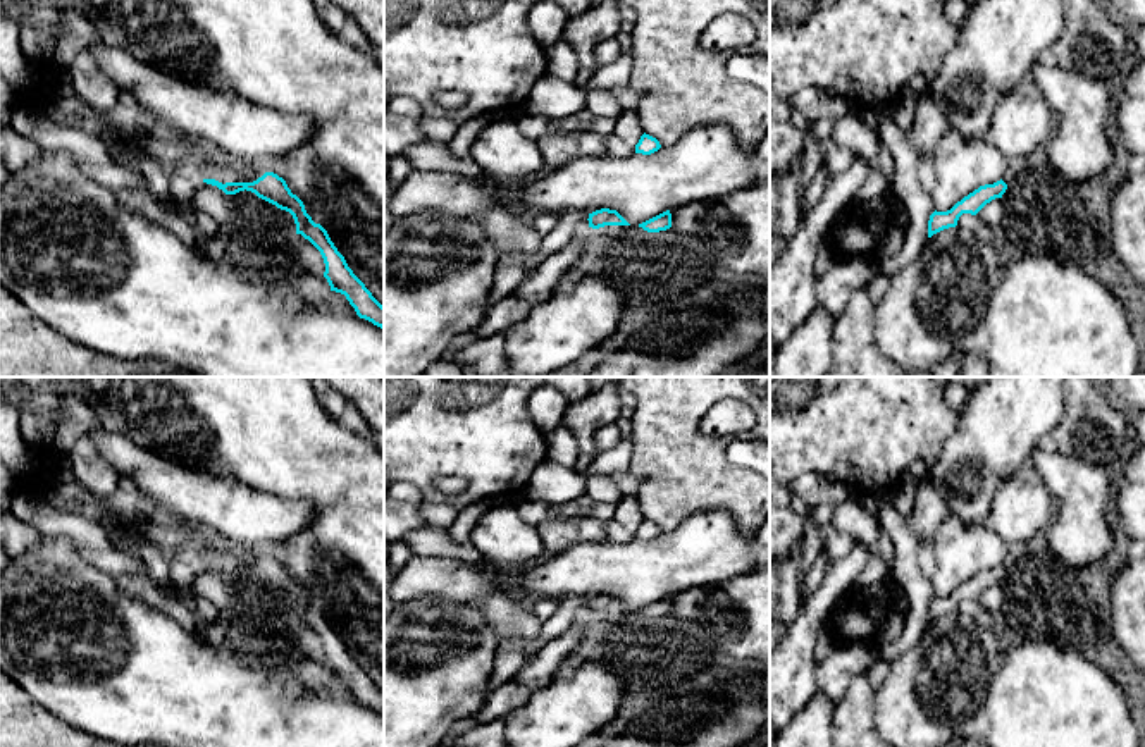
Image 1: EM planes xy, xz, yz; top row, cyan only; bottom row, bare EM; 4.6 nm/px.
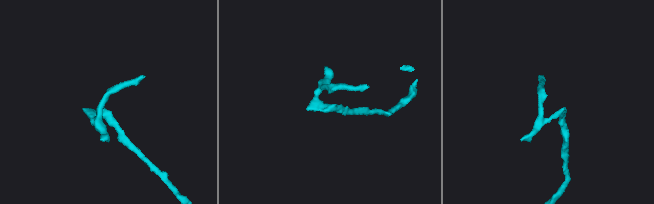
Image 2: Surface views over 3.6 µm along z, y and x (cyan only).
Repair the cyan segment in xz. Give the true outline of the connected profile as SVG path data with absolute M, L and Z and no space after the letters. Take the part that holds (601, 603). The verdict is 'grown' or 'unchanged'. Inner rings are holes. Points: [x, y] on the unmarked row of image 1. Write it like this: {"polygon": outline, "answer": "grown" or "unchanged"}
{"polygon": "M601 594L589 599L589 613L596 614L603 620L642 620L647 618L659 618L672 613L672 599L670 596L639 609L630 611L616 596Z", "answer": "grown"}

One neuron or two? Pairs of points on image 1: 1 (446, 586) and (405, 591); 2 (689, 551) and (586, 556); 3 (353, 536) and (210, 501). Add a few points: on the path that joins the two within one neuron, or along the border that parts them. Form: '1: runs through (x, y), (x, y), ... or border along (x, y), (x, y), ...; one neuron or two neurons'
1: runs through (436, 586), (415, 586); one neuron
2: runs through (663, 560), (612, 560); one neuron
3: border along (309, 500), (314, 506), (310, 520), (271, 546); two neurons

